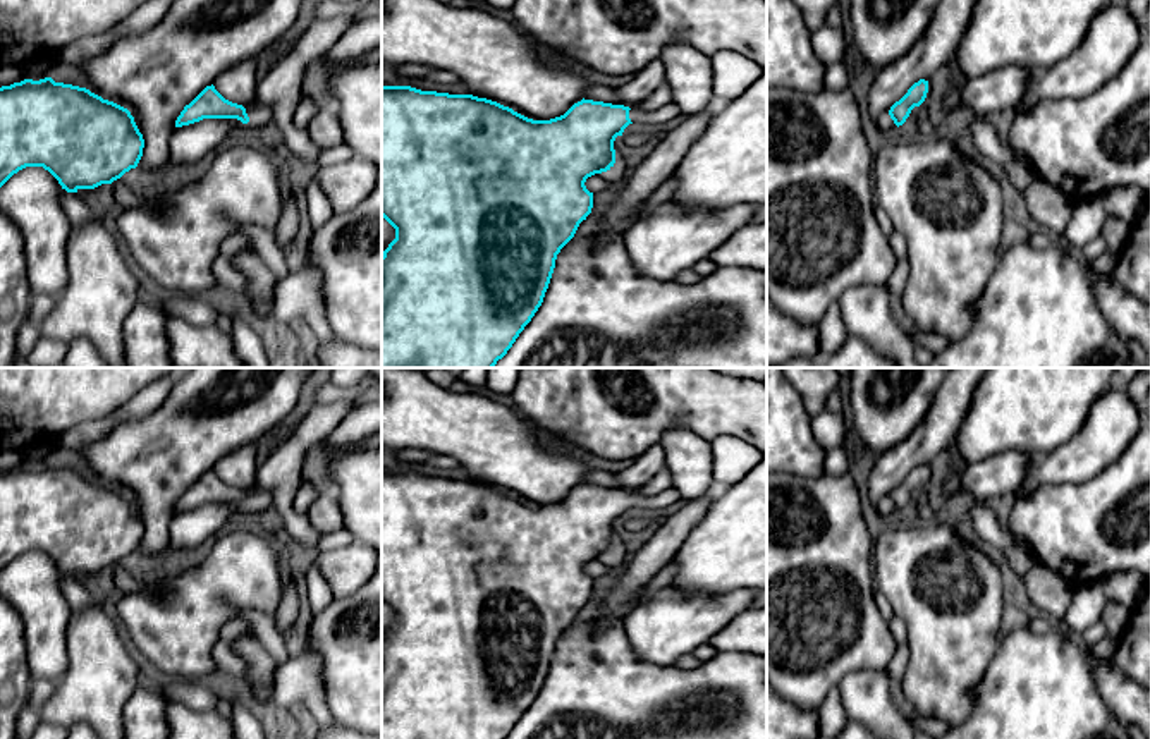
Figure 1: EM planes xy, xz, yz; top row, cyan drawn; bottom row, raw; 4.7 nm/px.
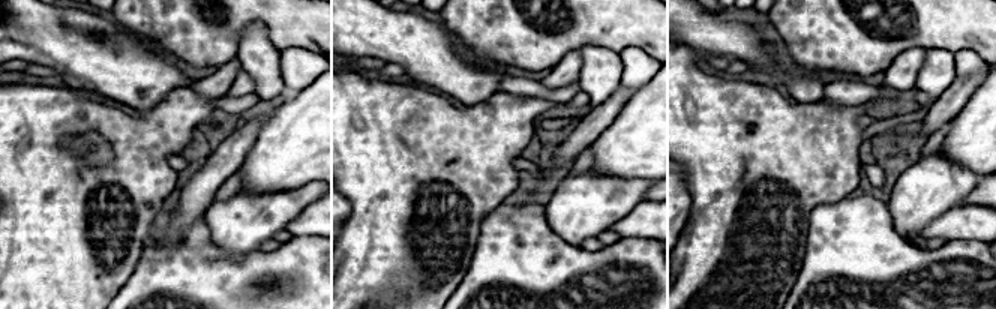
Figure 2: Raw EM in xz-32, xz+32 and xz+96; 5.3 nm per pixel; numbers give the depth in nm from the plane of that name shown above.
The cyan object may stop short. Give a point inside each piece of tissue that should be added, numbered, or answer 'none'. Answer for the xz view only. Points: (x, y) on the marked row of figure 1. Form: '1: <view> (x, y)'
1: xz (671, 110)

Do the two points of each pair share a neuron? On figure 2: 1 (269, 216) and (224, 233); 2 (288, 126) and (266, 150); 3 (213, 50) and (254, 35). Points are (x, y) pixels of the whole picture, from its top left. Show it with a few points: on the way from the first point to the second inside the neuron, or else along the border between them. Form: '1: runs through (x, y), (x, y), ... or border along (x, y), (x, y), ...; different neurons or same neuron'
1: runs through (258, 218), (245, 221), (234, 228); same neuron
2: runs through (284, 132), (272, 144); same neuron
3: border along (261, 21), (252, 21), (242, 32), (236, 56); different neurons

